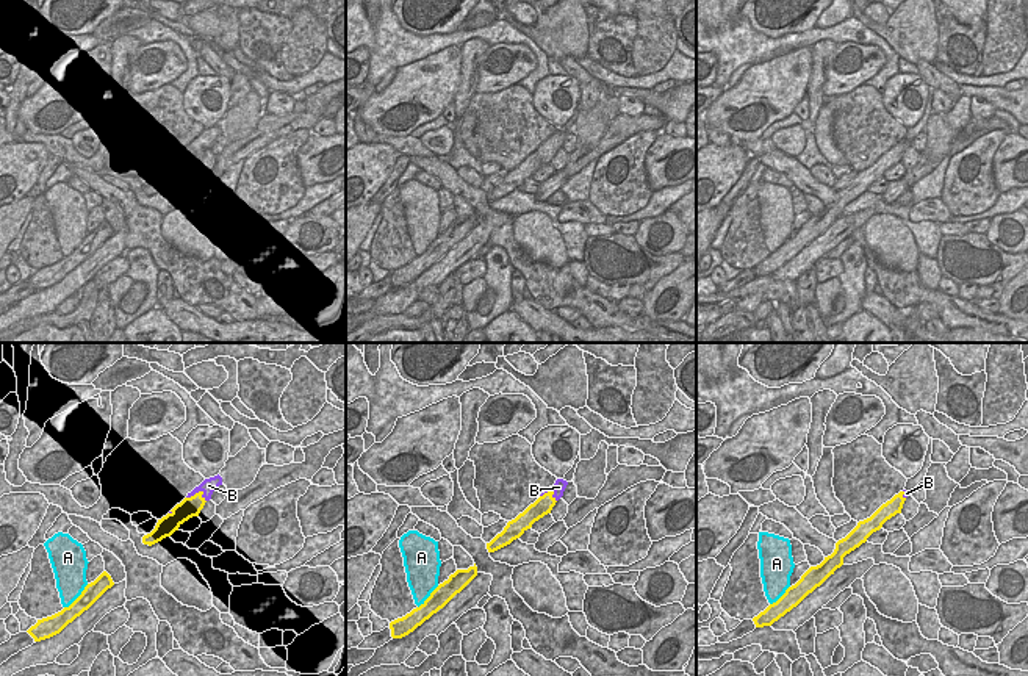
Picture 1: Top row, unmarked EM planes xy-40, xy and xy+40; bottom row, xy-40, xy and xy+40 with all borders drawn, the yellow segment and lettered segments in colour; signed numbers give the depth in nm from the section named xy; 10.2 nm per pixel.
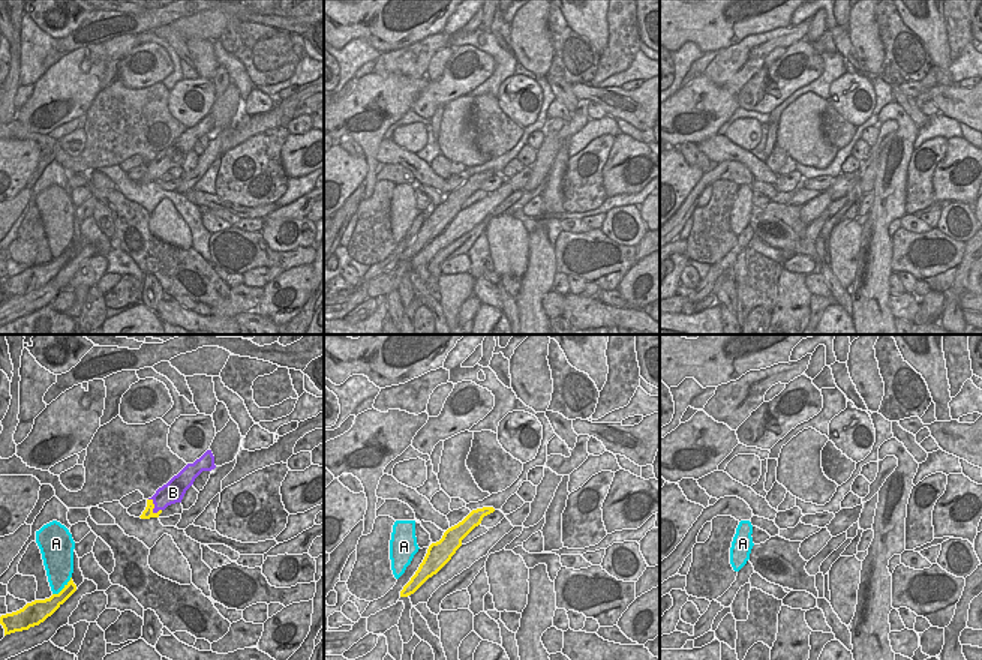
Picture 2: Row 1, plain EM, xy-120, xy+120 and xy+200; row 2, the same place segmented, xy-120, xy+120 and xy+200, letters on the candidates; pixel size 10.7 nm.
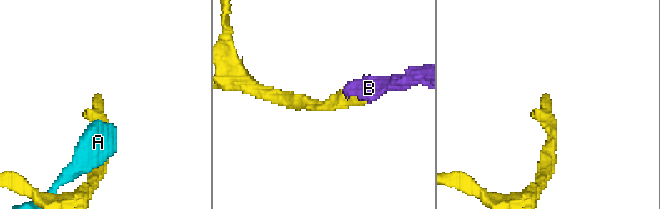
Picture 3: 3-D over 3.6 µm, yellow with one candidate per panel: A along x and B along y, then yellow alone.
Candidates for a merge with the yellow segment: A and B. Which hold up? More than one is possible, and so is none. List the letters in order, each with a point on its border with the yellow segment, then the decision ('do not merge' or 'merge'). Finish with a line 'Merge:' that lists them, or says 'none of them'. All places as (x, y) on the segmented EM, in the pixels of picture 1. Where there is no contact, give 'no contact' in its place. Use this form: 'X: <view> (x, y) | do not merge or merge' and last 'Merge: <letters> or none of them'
A: xy-40 (79, 596) | do not merge
B: xy-40 (199, 492) | merge
Merge: B

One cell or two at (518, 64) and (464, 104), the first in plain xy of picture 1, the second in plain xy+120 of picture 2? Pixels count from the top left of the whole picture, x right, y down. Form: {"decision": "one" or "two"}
{"decision": "two"}

